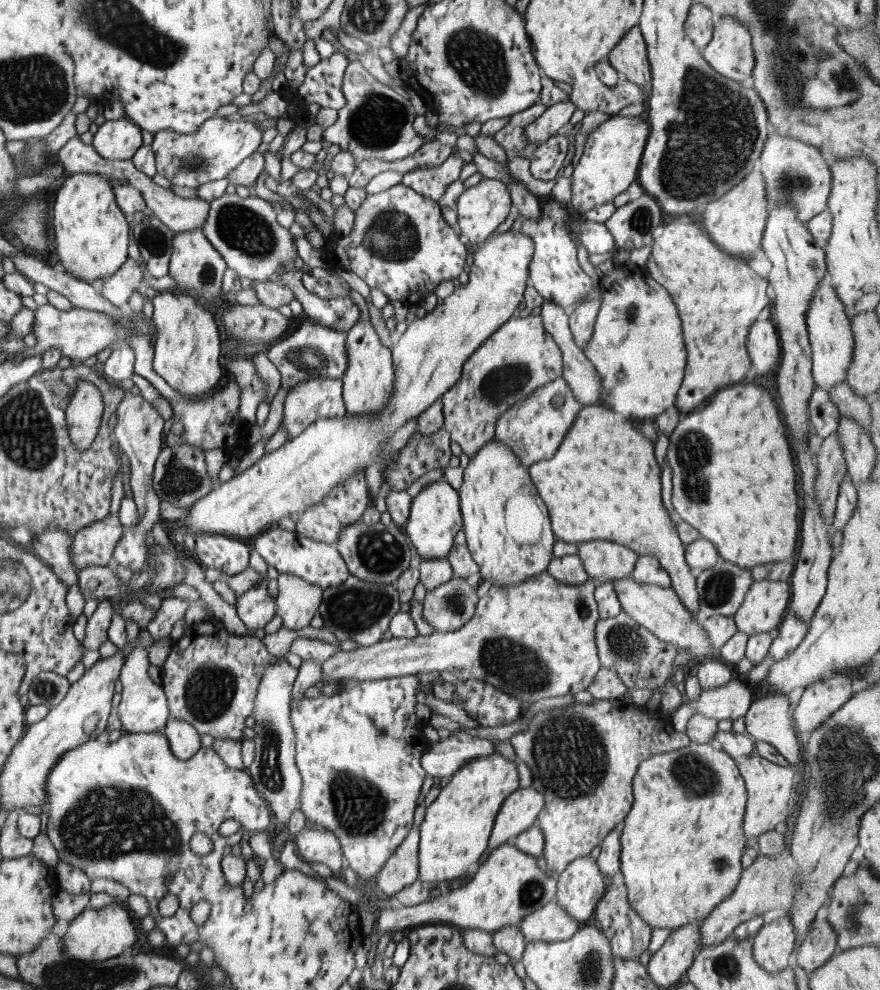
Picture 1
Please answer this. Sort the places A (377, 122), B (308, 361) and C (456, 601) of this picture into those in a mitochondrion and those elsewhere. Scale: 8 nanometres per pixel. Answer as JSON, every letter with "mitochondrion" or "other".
{"A":"mitochondrion","B":"mitochondrion","C":"mitochondrion"}

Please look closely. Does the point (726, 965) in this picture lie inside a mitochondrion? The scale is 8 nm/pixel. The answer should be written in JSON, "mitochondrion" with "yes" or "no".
{"mitochondrion":"yes"}

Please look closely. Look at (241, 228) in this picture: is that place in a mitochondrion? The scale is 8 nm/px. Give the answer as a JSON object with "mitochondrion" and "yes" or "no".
{"mitochondrion":"yes"}

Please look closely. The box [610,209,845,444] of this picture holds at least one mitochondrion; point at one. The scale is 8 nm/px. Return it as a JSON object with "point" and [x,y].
{"point":[629,314]}

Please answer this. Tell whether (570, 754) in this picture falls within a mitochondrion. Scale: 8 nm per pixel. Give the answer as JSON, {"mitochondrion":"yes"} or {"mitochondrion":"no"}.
{"mitochondrion":"yes"}

